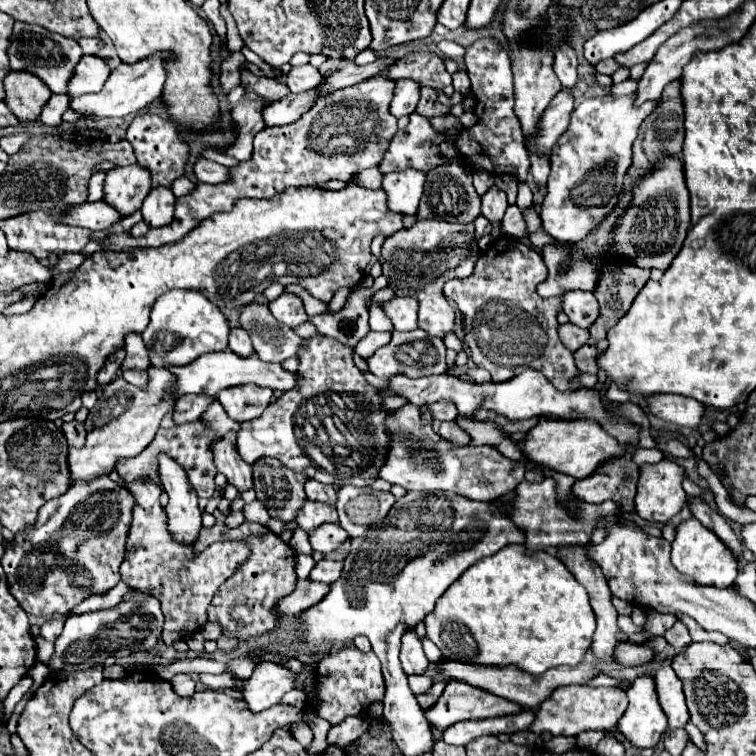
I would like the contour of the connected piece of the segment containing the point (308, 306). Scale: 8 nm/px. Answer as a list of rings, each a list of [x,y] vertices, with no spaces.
[[[288,285],[284,291],[292,293],[300,297],[303,301],[304,309],[309,317],[318,314],[326,313],[328,309],[328,303],[324,303],[314,298],[304,288],[299,285]]]

